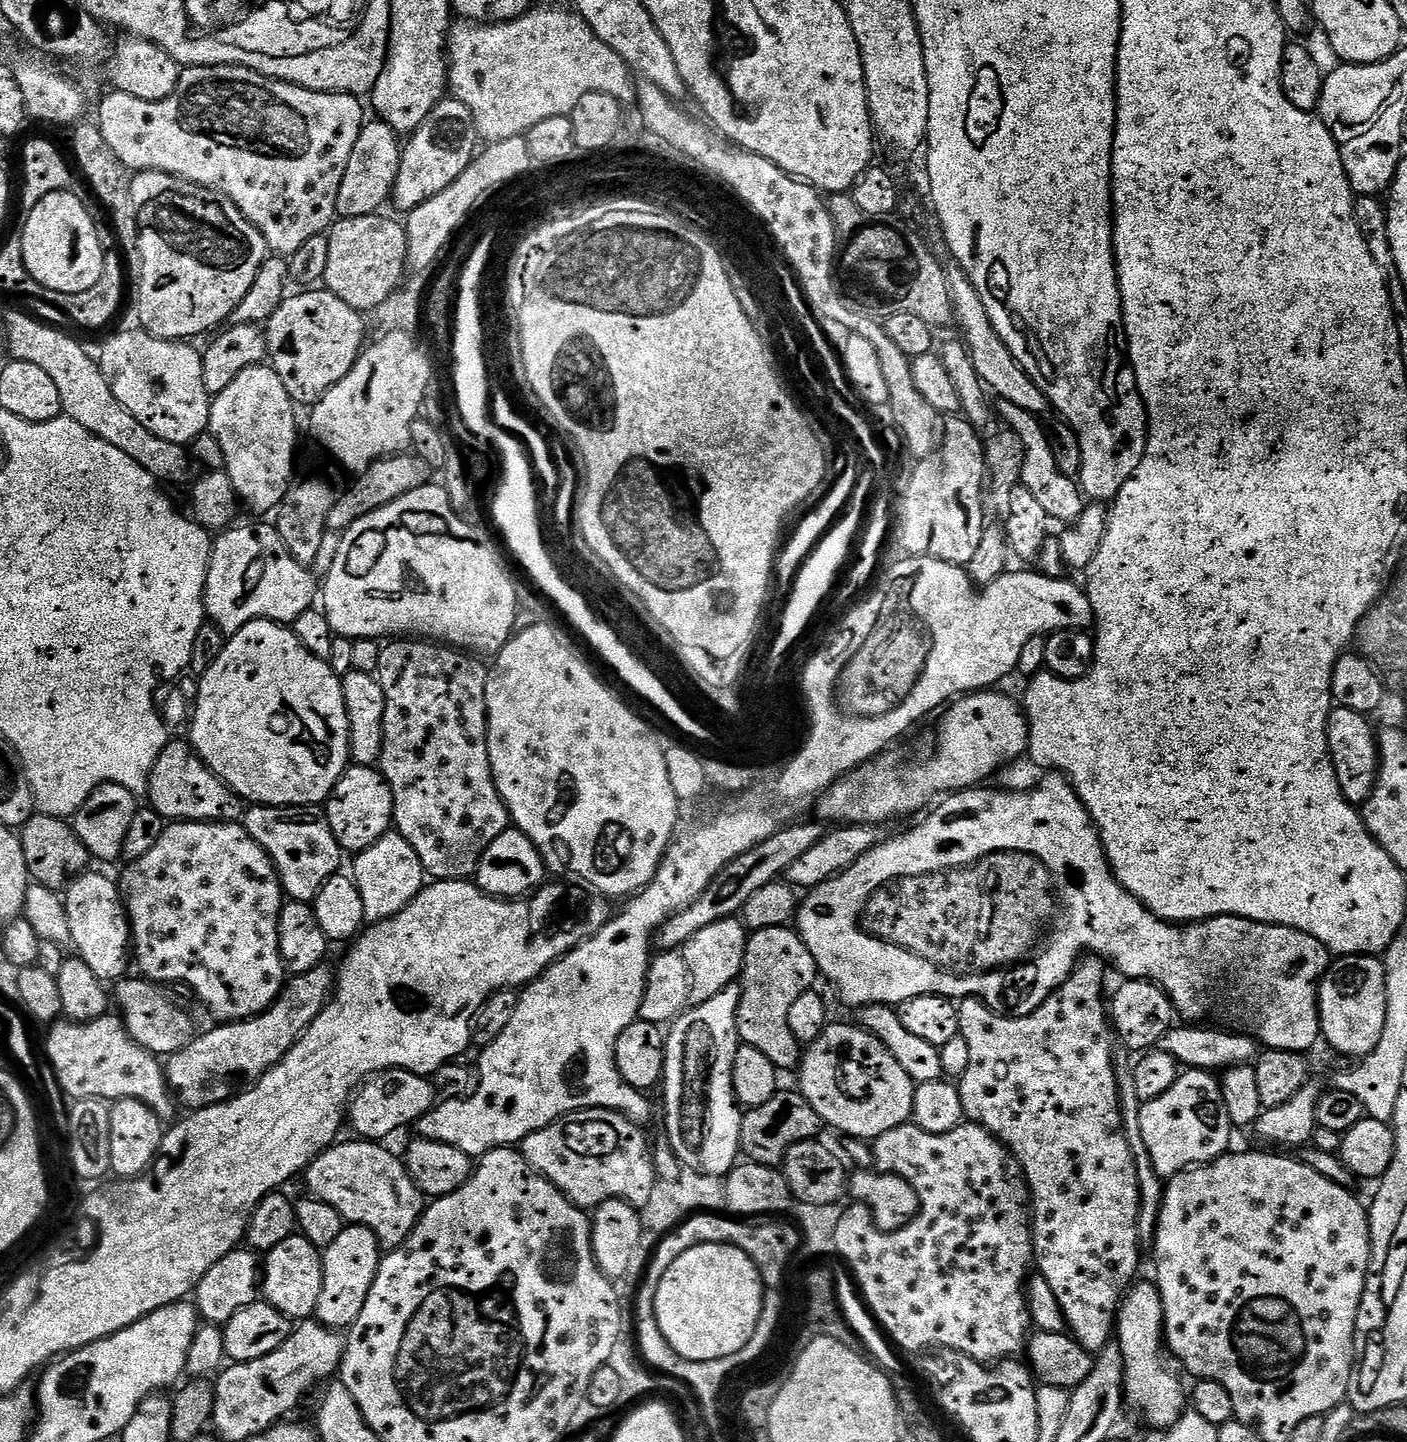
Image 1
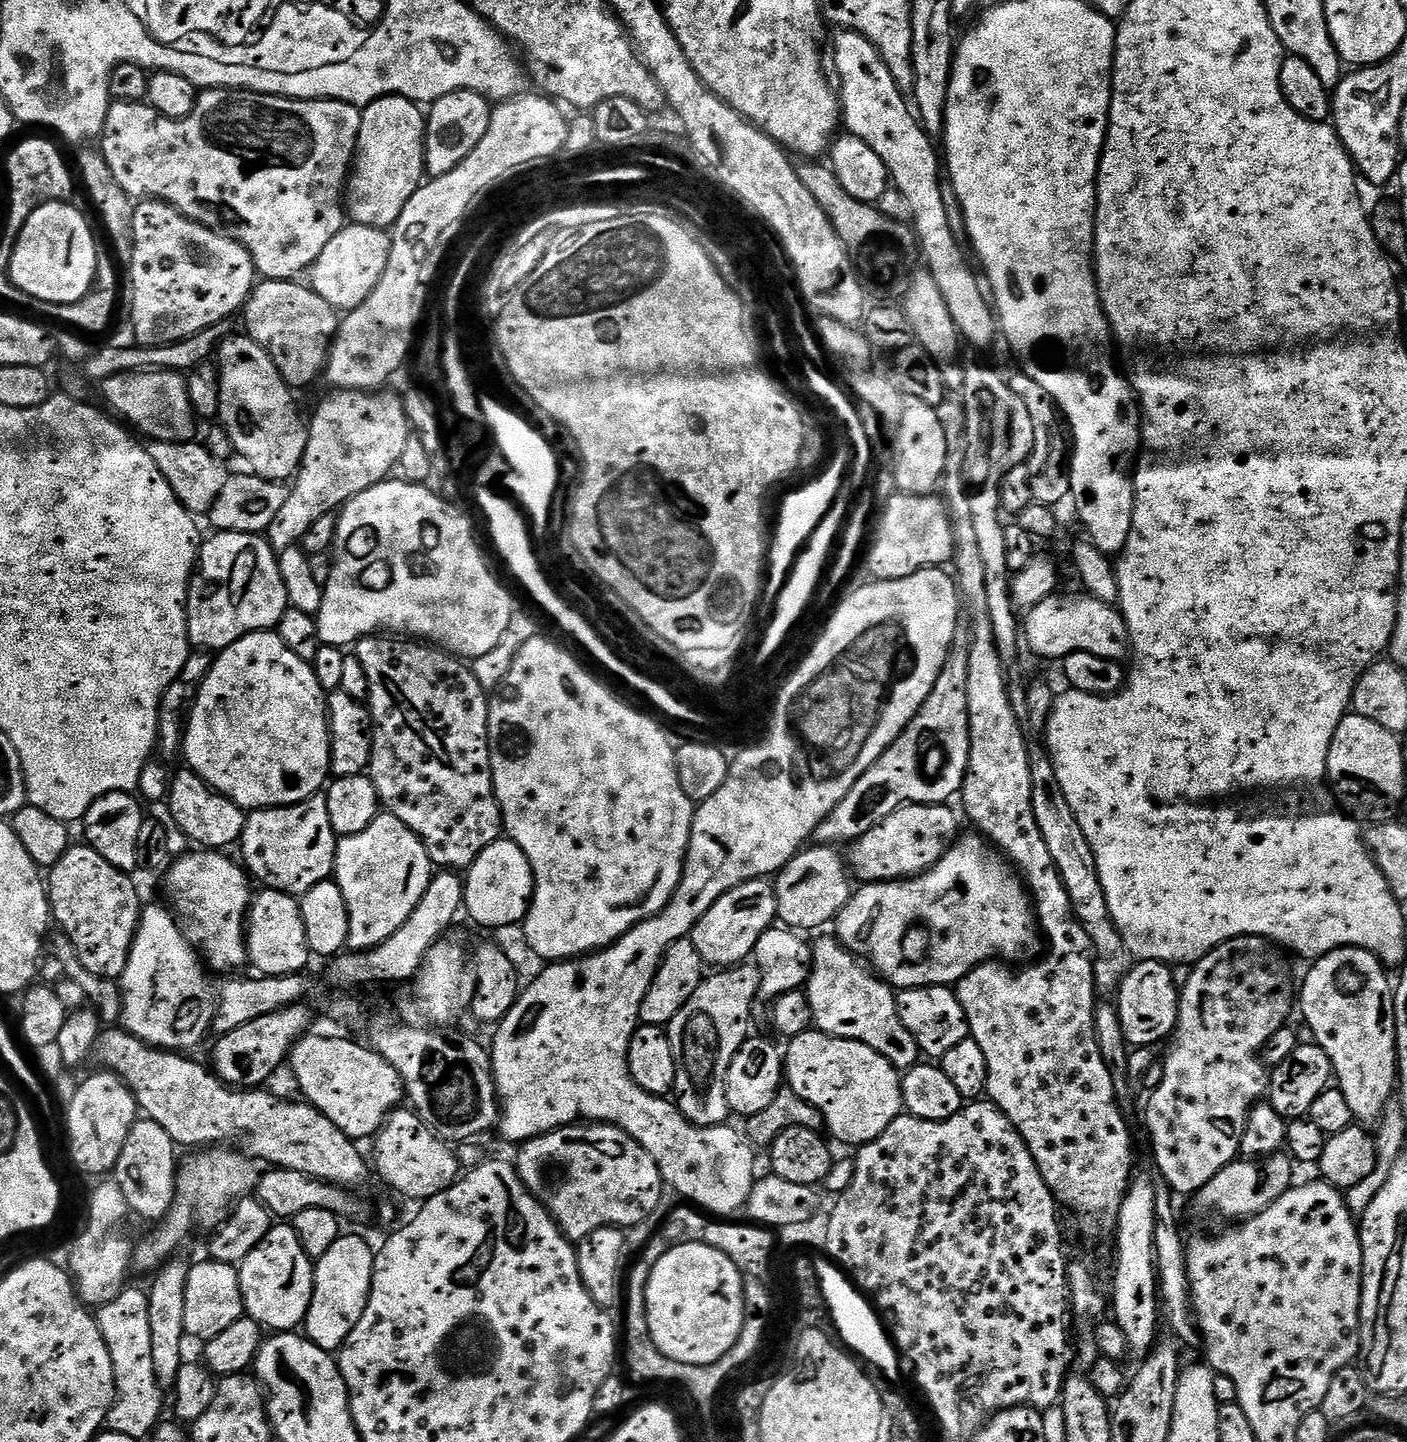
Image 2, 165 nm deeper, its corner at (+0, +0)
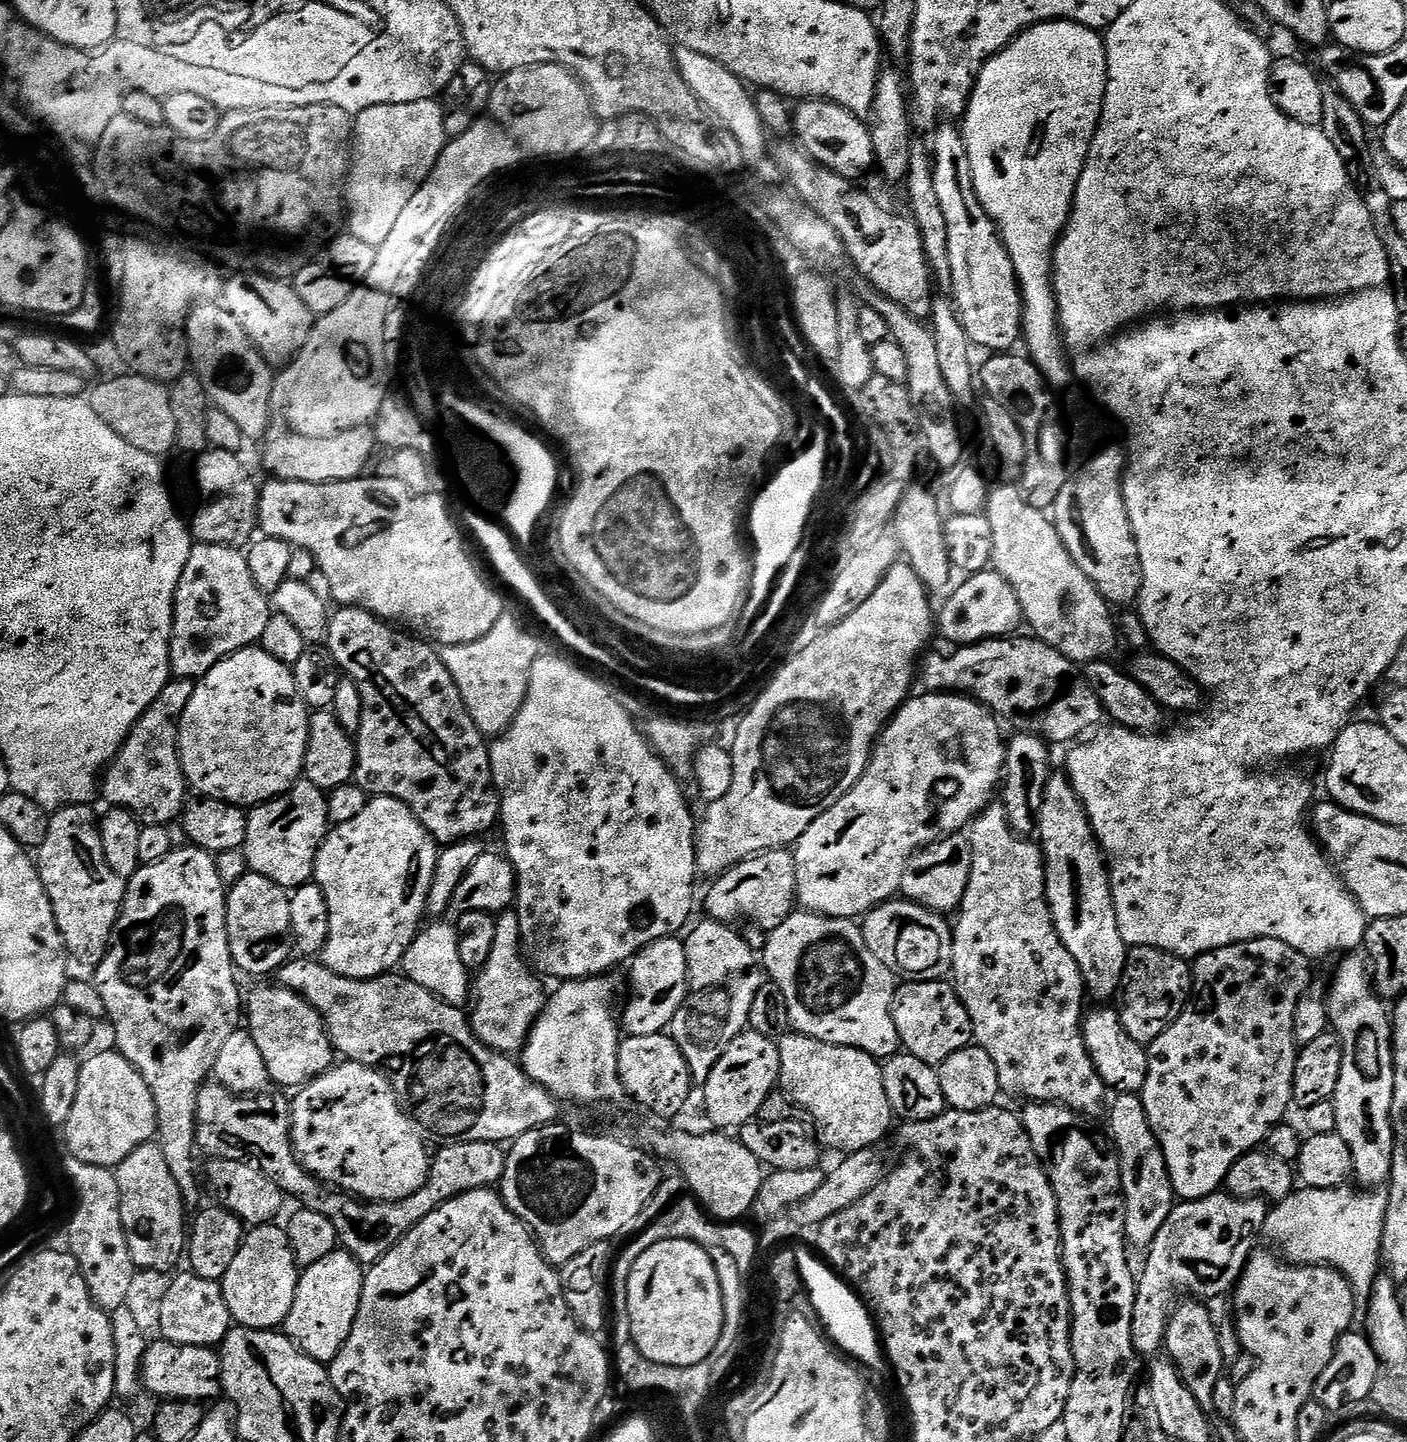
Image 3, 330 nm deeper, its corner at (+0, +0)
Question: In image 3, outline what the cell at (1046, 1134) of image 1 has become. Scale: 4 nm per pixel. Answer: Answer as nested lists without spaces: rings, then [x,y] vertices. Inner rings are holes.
[[[1000,802],[989,803],[988,807],[984,808],[980,815],[972,821],[967,835],[970,838],[970,846],[972,847],[970,882],[966,886],[966,894],[962,898],[958,915],[955,917],[957,920],[954,920],[952,929],[952,970],[950,976],[954,981],[958,998],[963,1002],[970,1014],[975,1043],[984,1048],[986,1054],[990,1054],[990,1058],[994,1058],[994,1066],[998,1070],[998,1082],[1007,1095],[1009,1092],[1012,1096],[1025,1096],[1023,1098],[1025,1101],[1037,1104],[1064,1104],[1082,1116],[1096,1118],[1096,1115],[1100,1111],[1101,1115],[1106,1108],[1106,1100],[1104,1104],[1106,1085],[1103,1078],[1100,1077],[1100,1072],[1095,1068],[1095,1063],[1087,1050],[1087,1042],[1084,1040],[1084,1020],[1086,1015],[1086,1007],[1084,1008],[1084,1000],[1086,1001],[1084,979],[1078,962],[1074,962],[1074,954],[1070,954],[1070,950],[1062,942],[1062,938],[1052,921],[1052,910],[1048,905],[1043,851],[1039,843],[1019,836],[1013,830],[1003,803]]]

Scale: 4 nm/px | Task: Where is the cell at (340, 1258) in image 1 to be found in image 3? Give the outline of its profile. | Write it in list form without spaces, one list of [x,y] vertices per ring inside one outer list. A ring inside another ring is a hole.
[[[343,1250],[326,1254],[322,1262],[314,1262],[314,1266],[303,1269],[294,1306],[282,1325],[283,1335],[310,1358],[325,1366],[331,1365],[356,1321],[365,1275],[360,1261]]]

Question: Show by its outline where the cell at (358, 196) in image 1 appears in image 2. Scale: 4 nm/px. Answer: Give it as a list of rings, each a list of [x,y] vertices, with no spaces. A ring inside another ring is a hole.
[[[383,96],[361,111],[362,126],[356,143],[356,154],[346,181],[346,212],[352,218],[366,218],[377,226],[394,225],[406,210],[406,202],[414,198],[426,180],[426,153],[424,151],[425,113],[415,100],[404,96]]]

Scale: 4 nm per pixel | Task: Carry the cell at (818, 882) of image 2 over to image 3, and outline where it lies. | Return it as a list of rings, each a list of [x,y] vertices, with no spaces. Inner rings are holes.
[[[959,694],[919,695],[913,695],[905,700],[904,705],[885,724],[884,731],[880,733],[876,740],[876,746],[872,749],[872,757],[868,763],[868,769],[864,771],[860,781],[841,800],[834,802],[834,806],[830,806],[830,810],[826,810],[826,814],[814,818],[814,822],[810,822],[810,830],[806,830],[806,834],[802,834],[802,838],[796,841],[794,845],[796,899],[803,911],[816,912],[819,916],[842,918],[843,920],[856,920],[867,916],[872,909],[880,904],[888,903],[889,900],[899,893],[902,874],[906,870],[910,858],[918,849],[938,842],[943,836],[953,836],[955,832],[964,832],[993,799],[992,791],[995,788],[997,791],[1004,774],[1006,736],[1000,733],[1001,721],[993,713],[989,712],[984,705],[972,699],[971,696],[961,696]]]

